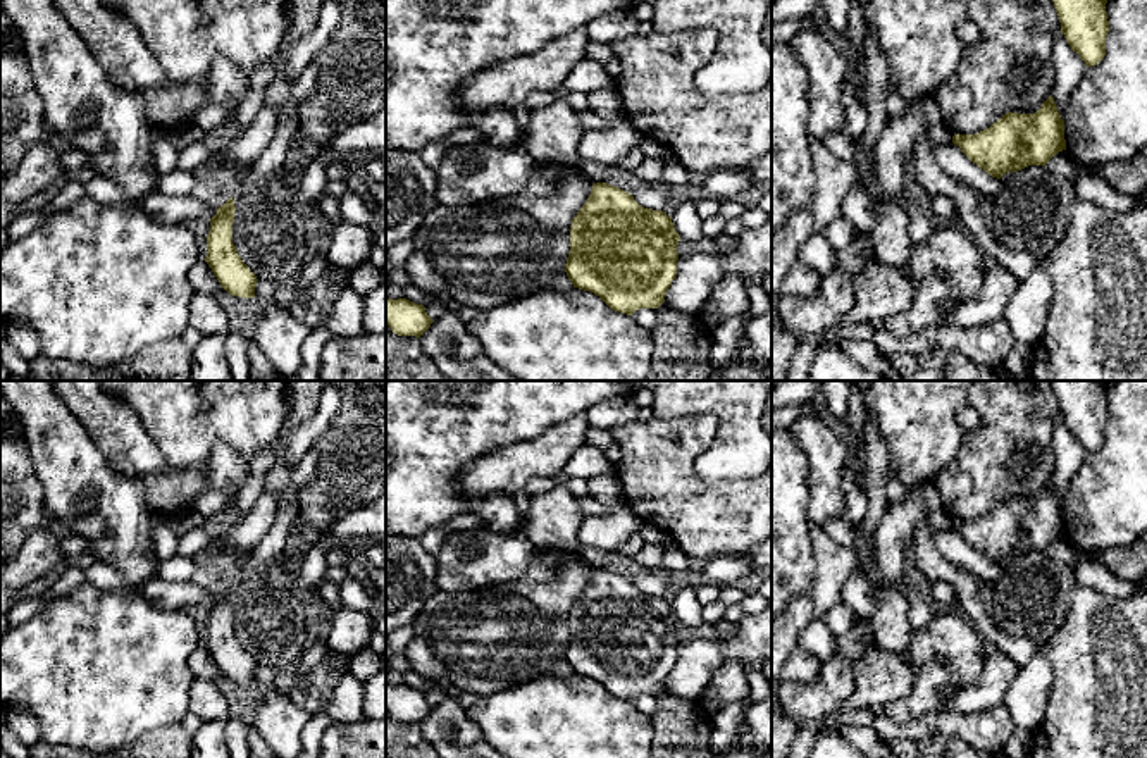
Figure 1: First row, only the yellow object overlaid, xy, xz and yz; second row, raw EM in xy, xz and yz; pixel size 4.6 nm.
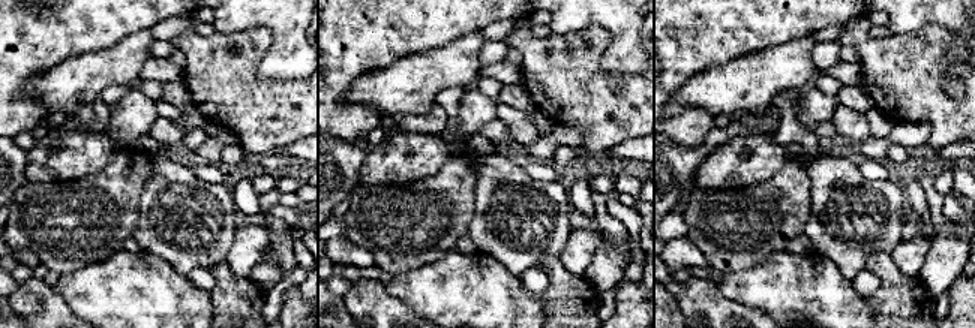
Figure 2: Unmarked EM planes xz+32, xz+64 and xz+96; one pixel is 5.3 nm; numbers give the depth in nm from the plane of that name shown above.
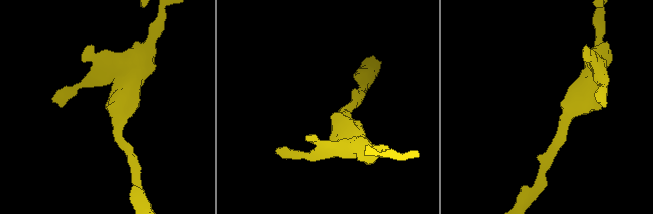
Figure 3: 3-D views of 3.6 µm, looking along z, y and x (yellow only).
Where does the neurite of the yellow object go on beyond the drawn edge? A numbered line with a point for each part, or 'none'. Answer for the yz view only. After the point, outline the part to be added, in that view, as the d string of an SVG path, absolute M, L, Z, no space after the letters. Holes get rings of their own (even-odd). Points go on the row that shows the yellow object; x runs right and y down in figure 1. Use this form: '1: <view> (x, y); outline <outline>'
none

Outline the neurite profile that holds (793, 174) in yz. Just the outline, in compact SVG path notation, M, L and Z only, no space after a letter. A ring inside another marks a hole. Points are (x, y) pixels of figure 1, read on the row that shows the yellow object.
M790 43L772 45L772 236L792 214L811 207L816 171L808 143L809 79Z

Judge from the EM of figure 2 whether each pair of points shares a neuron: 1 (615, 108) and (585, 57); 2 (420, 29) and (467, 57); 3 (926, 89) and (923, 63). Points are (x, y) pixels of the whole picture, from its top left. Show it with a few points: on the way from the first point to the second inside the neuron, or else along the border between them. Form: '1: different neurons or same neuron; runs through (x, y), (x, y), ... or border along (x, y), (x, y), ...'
1: same neuron; runs through (603, 96), (585, 78), (585, 69)
2: different neurons; border along (479, 32), (413, 54)
3: same neuron; runs through (923, 83), (923, 69)

